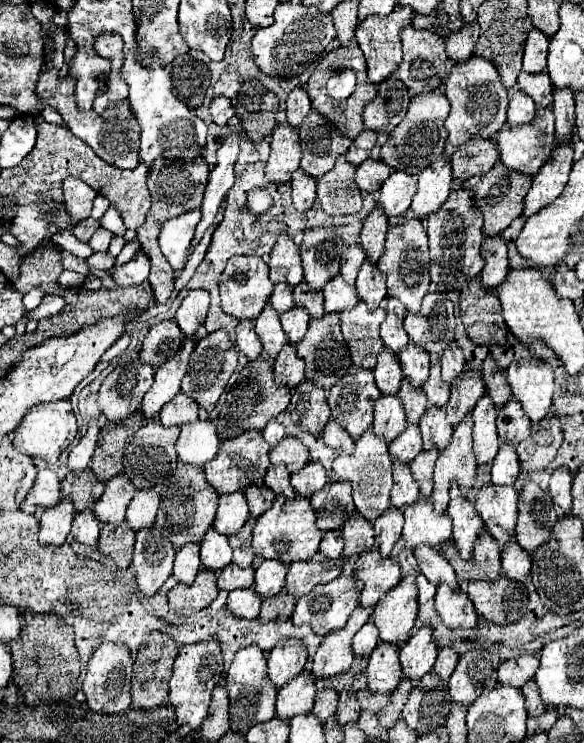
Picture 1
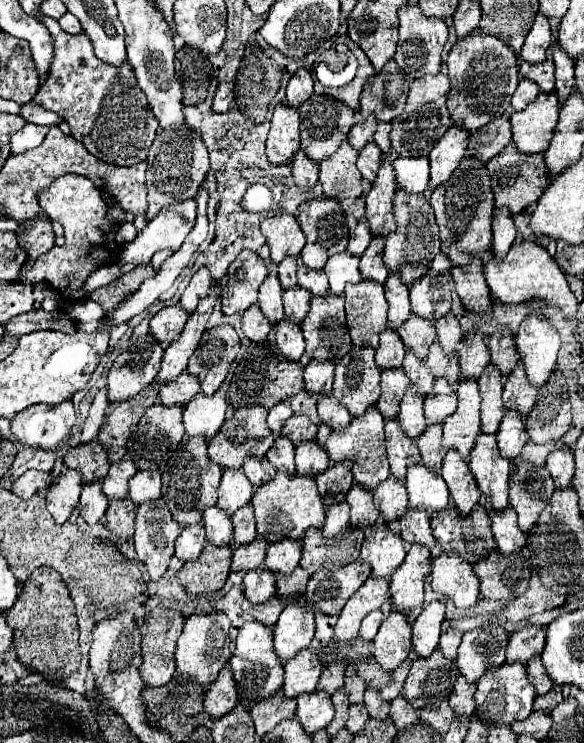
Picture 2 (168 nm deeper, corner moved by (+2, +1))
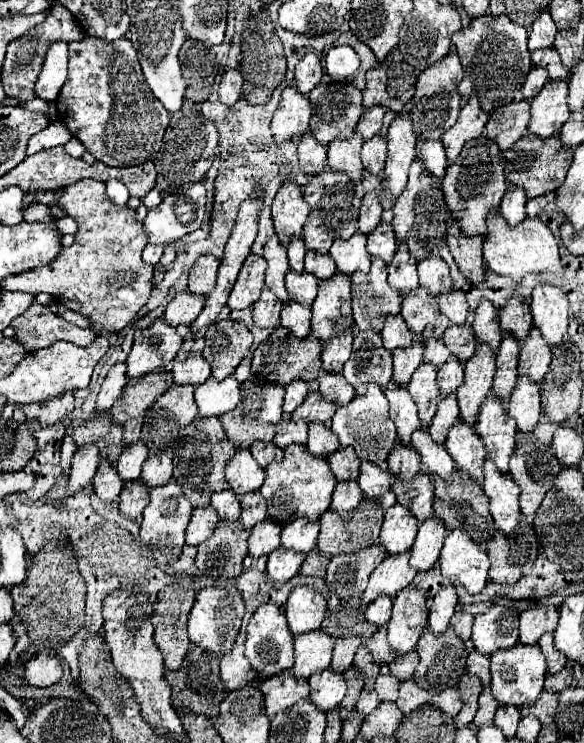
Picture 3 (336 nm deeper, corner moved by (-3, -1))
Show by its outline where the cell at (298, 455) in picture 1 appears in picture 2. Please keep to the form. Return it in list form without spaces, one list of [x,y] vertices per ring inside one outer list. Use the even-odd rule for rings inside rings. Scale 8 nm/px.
[[[298,413],[284,423],[282,435],[286,435],[288,439],[294,441],[294,445],[298,445],[300,441],[312,441],[318,433],[318,427],[320,427],[320,421],[312,421],[308,415]]]

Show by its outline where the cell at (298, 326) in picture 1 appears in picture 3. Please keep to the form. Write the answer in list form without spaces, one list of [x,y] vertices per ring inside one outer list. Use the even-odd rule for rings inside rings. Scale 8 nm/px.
[[[287,273],[285,277],[285,285],[287,285],[287,293],[291,297],[291,301],[303,305],[303,307],[311,307],[311,301],[317,295],[317,287],[319,287],[319,279],[311,277],[309,273]]]

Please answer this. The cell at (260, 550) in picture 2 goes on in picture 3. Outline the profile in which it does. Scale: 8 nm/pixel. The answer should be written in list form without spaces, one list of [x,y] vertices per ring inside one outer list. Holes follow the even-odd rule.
[[[265,519],[259,525],[255,525],[255,529],[251,531],[251,537],[247,541],[247,553],[251,557],[261,557],[261,555],[269,555],[271,551],[275,551],[279,547],[279,537],[281,537],[281,527],[275,525],[273,521]]]

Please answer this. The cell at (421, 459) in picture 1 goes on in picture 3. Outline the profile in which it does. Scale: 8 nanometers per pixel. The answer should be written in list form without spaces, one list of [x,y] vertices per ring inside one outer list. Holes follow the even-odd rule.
[[[443,397],[439,401],[437,413],[433,417],[433,423],[429,425],[429,435],[433,437],[433,441],[437,445],[445,445],[447,433],[455,425],[457,419],[459,419],[459,407],[457,407],[455,397]]]

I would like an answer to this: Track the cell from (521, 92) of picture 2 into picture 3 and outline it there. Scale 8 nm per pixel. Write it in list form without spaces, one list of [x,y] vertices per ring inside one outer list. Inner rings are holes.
[[[533,67],[521,87],[521,93],[523,93],[523,99],[525,101],[533,101],[533,97],[539,93],[539,89],[547,83],[547,71],[545,69],[539,69],[539,67]]]

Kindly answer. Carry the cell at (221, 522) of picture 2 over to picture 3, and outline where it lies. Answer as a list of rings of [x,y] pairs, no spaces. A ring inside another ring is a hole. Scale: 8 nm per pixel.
[[[231,489],[219,491],[211,495],[211,505],[217,511],[221,521],[237,521],[241,507],[239,507],[239,499],[235,497],[235,493],[231,493]]]

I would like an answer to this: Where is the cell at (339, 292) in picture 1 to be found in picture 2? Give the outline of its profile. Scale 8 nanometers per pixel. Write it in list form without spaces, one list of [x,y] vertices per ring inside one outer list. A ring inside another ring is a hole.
[[[342,251],[338,255],[332,255],[328,261],[326,261],[326,267],[324,267],[324,273],[328,275],[330,279],[330,291],[340,295],[344,293],[344,285],[348,281],[352,283],[358,283],[362,279],[360,275],[360,269],[358,269],[358,261],[360,257],[356,255],[350,255],[348,251]]]

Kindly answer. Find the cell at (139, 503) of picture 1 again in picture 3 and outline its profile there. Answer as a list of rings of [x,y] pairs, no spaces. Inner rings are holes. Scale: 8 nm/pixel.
[[[163,455],[163,457],[149,457],[143,463],[143,471],[141,471],[141,481],[153,489],[153,487],[161,487],[167,485],[169,479],[173,475],[173,461]]]

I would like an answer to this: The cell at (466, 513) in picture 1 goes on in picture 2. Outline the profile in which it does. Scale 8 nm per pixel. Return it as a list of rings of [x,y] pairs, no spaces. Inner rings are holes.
[[[446,451],[440,467],[440,475],[444,477],[450,497],[454,499],[462,517],[466,517],[480,499],[478,485],[474,483],[474,475],[470,475],[468,463],[458,455],[458,451]]]

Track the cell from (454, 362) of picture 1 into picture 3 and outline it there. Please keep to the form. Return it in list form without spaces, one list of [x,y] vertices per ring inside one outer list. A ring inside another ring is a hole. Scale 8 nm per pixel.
[[[451,289],[447,295],[439,297],[439,309],[457,327],[461,327],[465,323],[467,313],[469,313],[467,311],[469,305],[465,301],[465,295],[461,291],[455,291],[455,289]]]

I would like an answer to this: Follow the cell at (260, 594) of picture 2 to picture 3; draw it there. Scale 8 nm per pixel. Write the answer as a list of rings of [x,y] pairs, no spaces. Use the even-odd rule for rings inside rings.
[[[281,547],[275,549],[267,557],[267,579],[271,581],[271,585],[273,587],[285,585],[293,575],[297,575],[303,559],[305,559],[305,555],[291,553],[291,551],[285,551]]]

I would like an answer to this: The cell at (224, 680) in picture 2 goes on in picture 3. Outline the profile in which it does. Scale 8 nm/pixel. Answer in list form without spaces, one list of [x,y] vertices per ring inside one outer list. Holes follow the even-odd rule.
[[[241,631],[237,635],[231,653],[221,659],[221,681],[227,693],[241,689],[255,679],[255,673],[251,673],[251,665],[243,653],[243,645],[245,645],[245,633]]]

